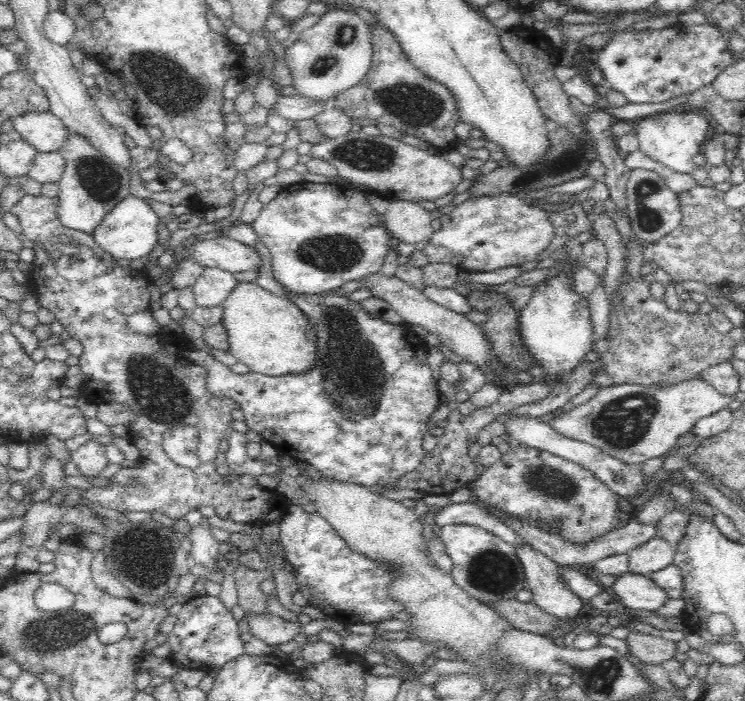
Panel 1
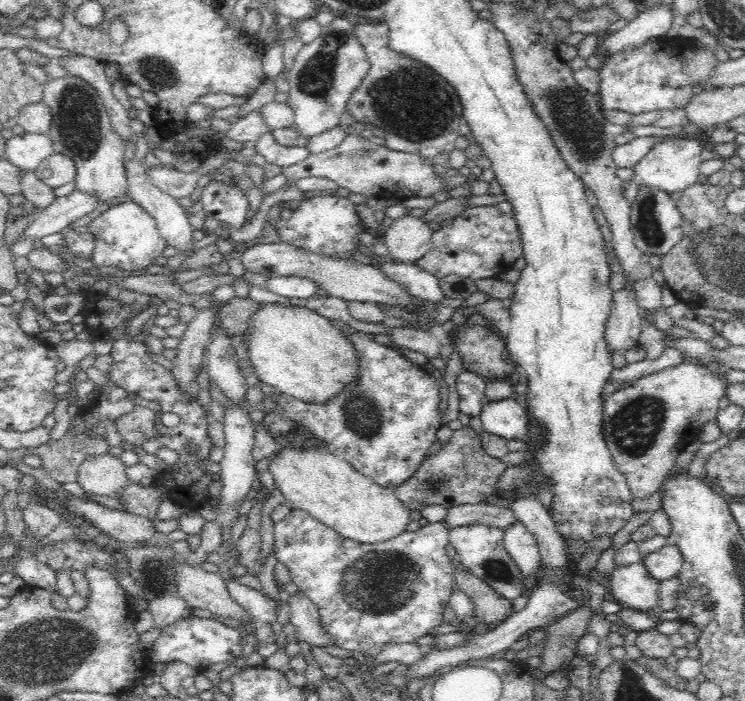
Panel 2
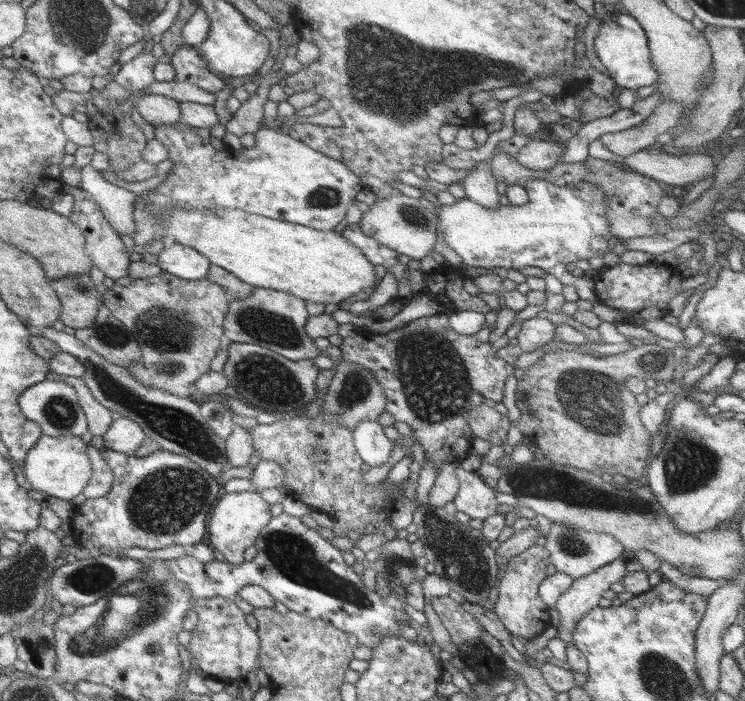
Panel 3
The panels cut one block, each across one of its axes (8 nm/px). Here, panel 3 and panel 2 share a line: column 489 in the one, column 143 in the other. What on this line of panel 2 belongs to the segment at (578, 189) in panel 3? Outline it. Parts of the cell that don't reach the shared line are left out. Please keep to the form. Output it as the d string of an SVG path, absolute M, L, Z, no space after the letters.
M133 200L109 206L106 211L98 213L98 216L88 222L86 231L95 237L95 248L90 259L96 270L112 266L122 272L136 272L152 264L166 247L155 220Z

